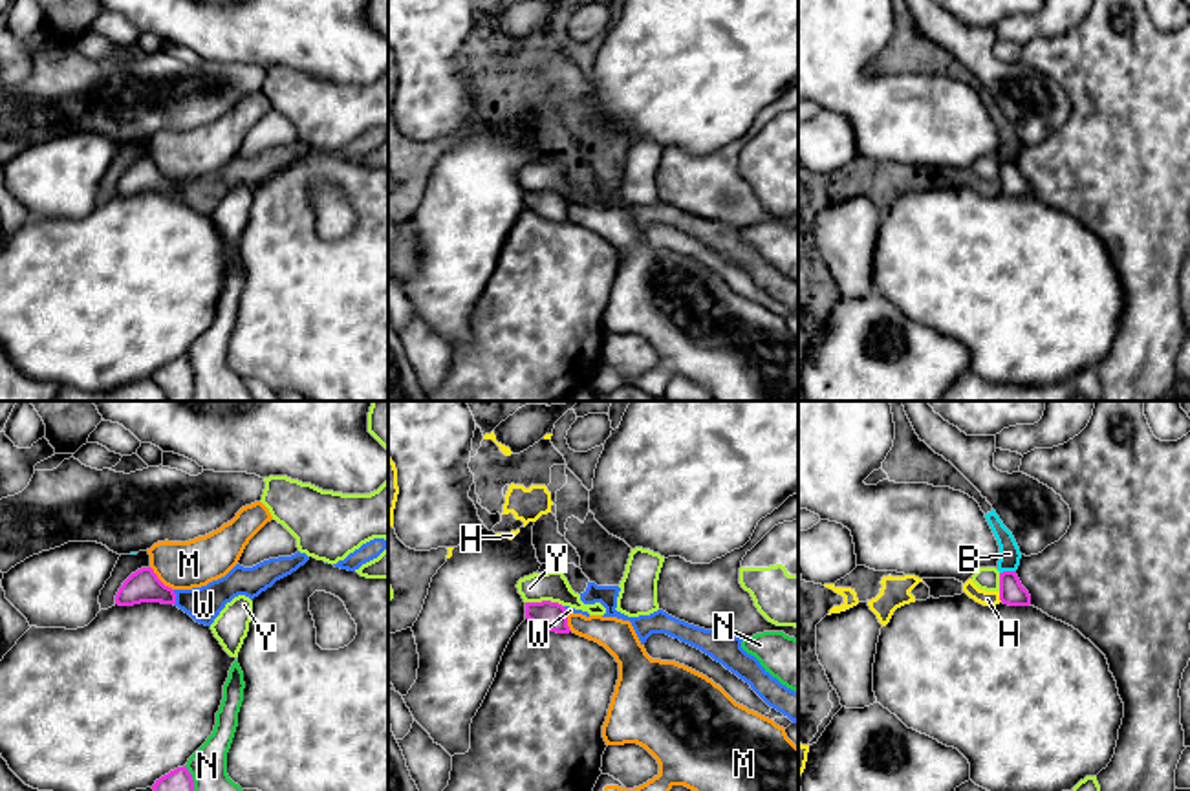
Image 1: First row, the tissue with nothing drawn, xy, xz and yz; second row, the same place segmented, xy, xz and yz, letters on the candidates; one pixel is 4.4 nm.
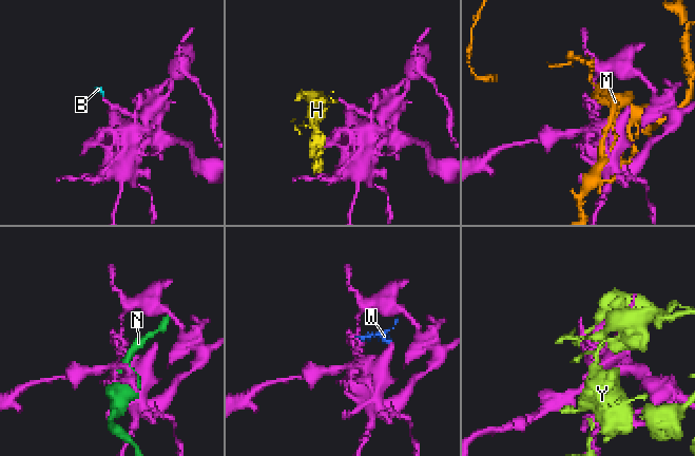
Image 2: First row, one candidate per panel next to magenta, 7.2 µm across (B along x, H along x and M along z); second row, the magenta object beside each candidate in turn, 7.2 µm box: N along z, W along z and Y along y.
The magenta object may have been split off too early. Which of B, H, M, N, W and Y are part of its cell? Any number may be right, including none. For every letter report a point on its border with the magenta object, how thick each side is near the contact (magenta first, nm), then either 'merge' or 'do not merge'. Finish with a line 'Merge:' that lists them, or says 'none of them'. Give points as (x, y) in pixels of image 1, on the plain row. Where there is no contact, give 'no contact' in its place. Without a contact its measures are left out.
B: yz (1007, 162) | 110/100 nm | do not merge
H: yz (1000, 187) | 110/70 nm | do not merge
M: xy (158, 169) | 140/200 nm | do not merge
N: xy (193, 378) | 150/240 nm | do not merge
W: xy (174, 187) | 140/160 nm | do not merge
Y: xz (544, 191) | 130/130 nm | do not merge
Merge: none of them

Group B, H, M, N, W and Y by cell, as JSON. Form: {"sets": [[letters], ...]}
{"sets": [["B", "H", "W"], ["M"], ["N"], ["Y"]]}

